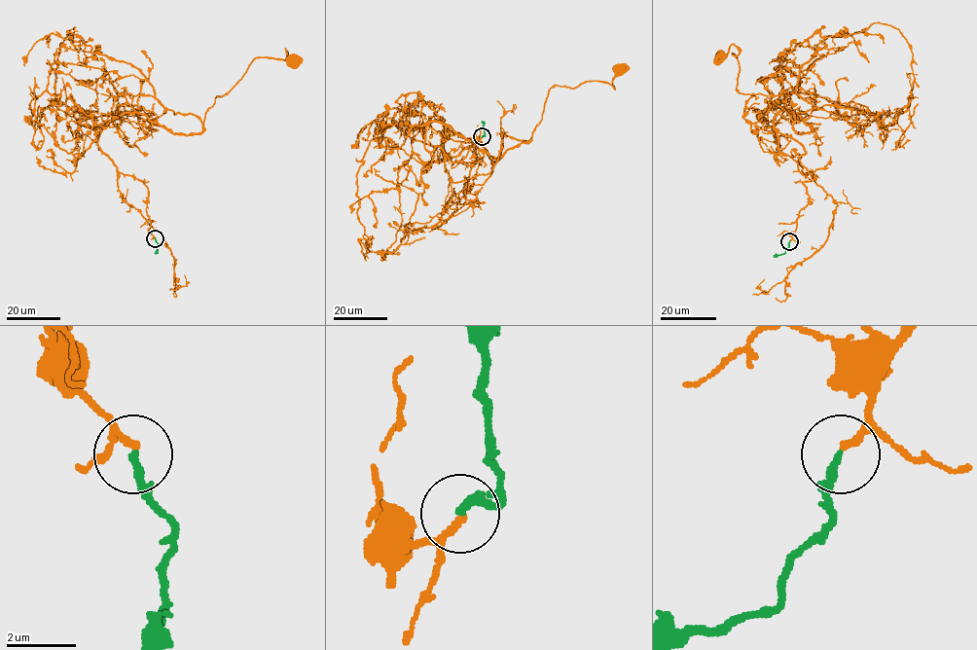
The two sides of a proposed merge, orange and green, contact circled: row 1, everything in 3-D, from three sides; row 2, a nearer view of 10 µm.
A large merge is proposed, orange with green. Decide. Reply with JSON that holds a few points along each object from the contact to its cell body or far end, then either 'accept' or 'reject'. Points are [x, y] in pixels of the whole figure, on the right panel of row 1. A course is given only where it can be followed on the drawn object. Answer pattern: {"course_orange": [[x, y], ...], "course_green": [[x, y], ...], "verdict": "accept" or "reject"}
{"course_orange": [[790, 240], [815, 174], [774, 118], [811, 127], [736, 90], [733, 45], [720, 57]], "course_green": [[790, 241], [784, 253], [774, 256]], "verdict": "reject"}

